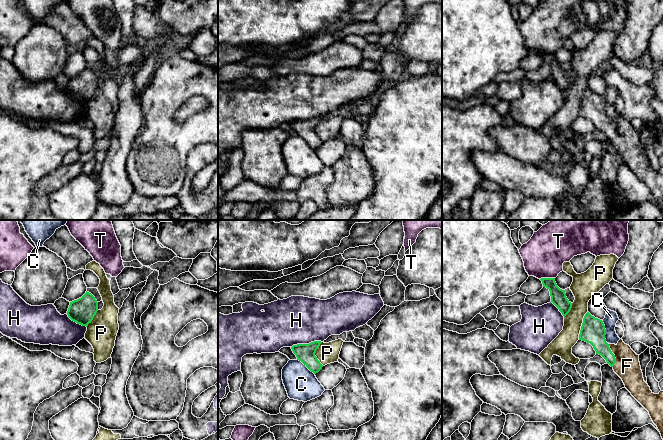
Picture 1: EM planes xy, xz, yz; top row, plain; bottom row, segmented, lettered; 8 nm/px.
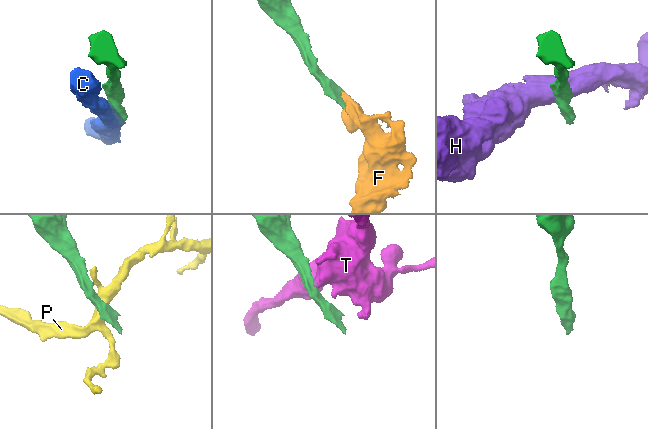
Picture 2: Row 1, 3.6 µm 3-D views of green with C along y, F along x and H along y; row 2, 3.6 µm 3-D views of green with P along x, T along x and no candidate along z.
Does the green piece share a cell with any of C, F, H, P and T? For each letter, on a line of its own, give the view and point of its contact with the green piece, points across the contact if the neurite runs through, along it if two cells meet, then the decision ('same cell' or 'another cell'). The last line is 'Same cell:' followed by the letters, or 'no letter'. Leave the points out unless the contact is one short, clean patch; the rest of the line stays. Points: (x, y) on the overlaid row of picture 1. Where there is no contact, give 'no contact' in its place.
C: meets green in yz at (605, 332); another cell
F: meets green in yz at (614, 355); runs through yz (593, 332), (596, 338), (614, 355), (627, 366); same cell
H: meets green in xz at (306, 344); border along xz (321, 341), (297, 343), (291, 347); another cell
P: meets green in yz at (582, 325); border along yz (587, 311), (583, 318), (578, 339); another cell
T: meets green in yz at (547, 278); border along yz (554, 277), (542, 277), (540, 279); another cell
Same cell: F

